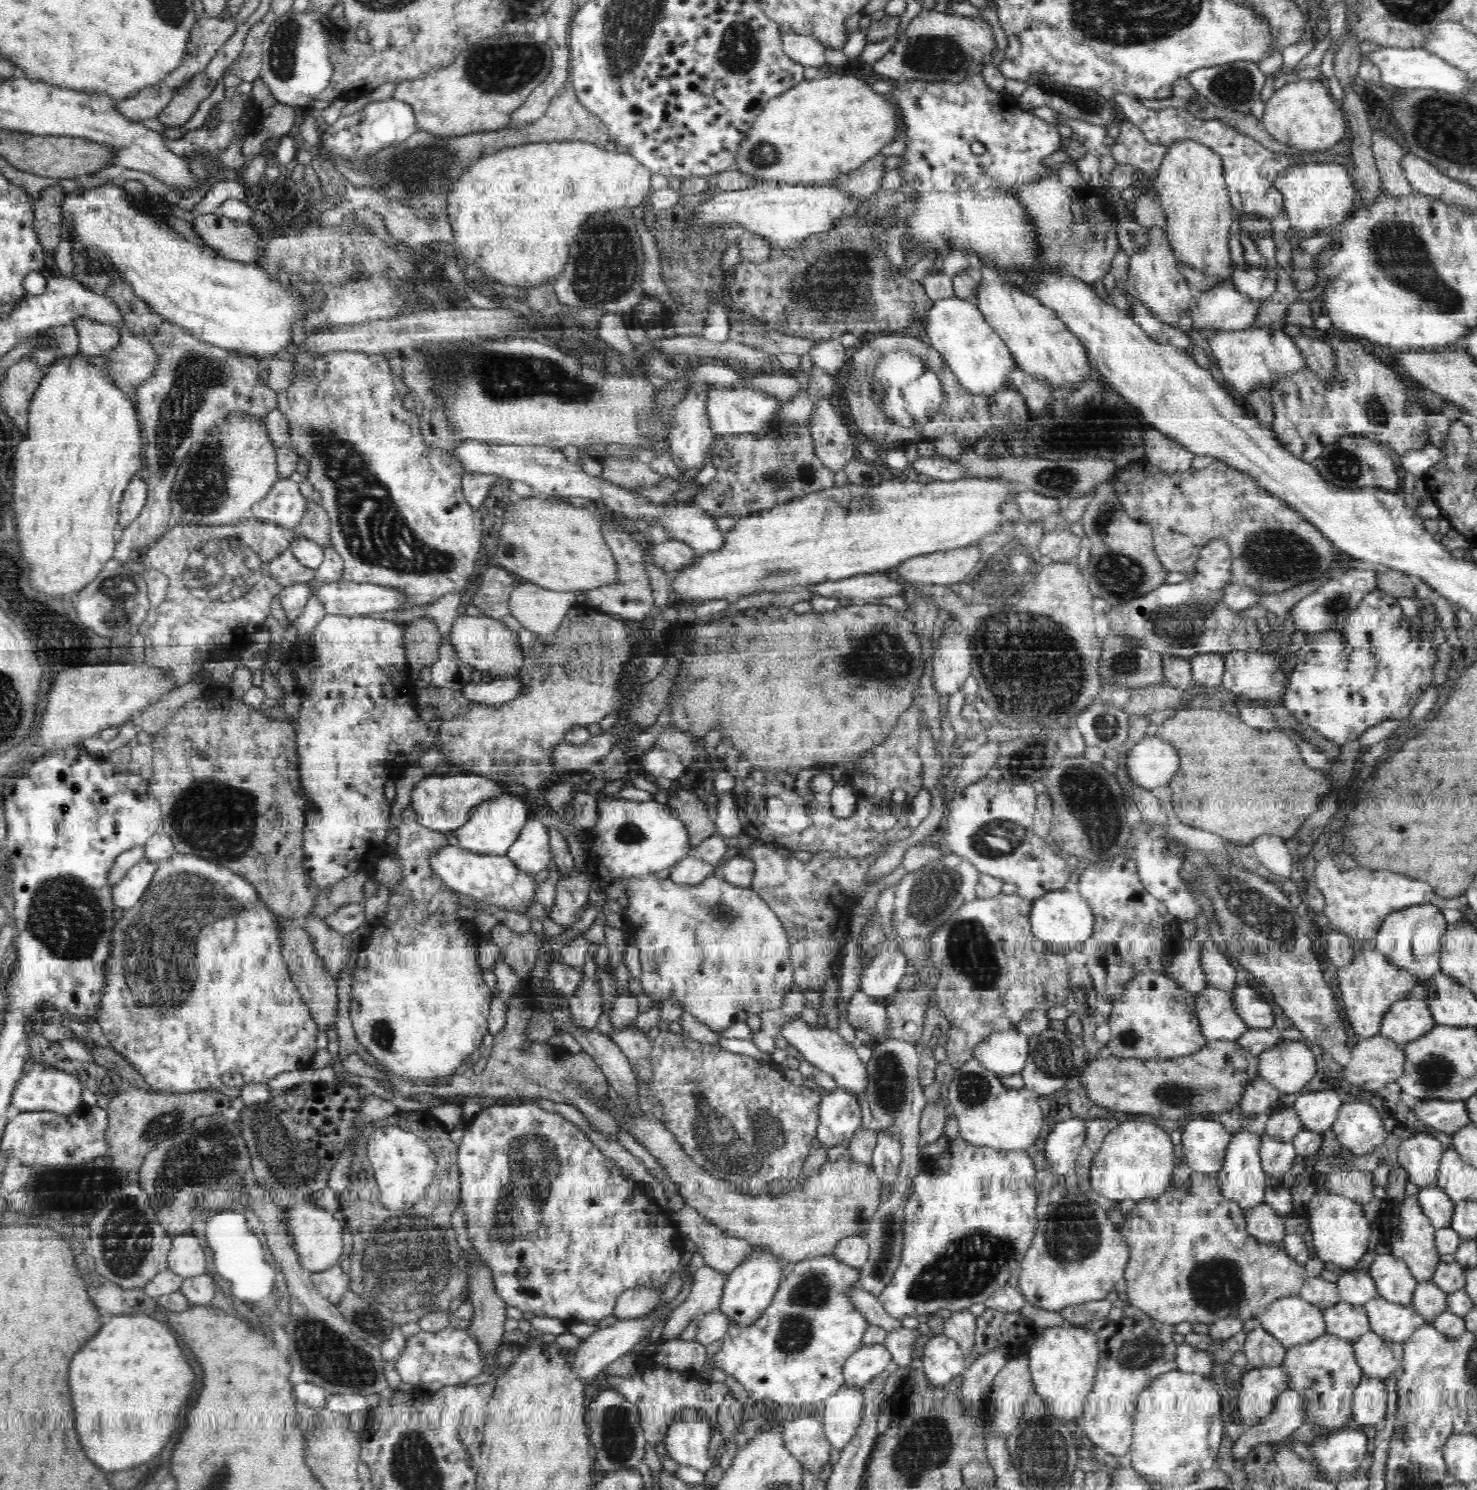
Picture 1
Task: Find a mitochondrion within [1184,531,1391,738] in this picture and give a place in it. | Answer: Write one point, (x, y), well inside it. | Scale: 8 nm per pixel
(1337, 602)

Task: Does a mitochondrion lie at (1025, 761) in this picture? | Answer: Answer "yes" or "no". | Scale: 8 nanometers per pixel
yes

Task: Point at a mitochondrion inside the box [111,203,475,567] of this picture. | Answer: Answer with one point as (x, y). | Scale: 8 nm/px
(195, 375)

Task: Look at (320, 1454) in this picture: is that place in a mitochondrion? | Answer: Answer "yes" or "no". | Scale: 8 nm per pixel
no

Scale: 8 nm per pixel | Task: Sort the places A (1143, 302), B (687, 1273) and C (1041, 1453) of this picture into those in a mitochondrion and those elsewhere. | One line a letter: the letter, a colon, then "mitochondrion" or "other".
A: other
B: other
C: mitochondrion

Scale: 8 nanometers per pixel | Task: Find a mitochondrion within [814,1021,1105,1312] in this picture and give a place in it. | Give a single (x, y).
(966, 1265)

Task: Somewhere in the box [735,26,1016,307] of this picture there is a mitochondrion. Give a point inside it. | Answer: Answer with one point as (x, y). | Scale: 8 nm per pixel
(942, 54)

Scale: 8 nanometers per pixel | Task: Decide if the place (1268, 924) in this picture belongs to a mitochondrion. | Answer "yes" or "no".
yes

